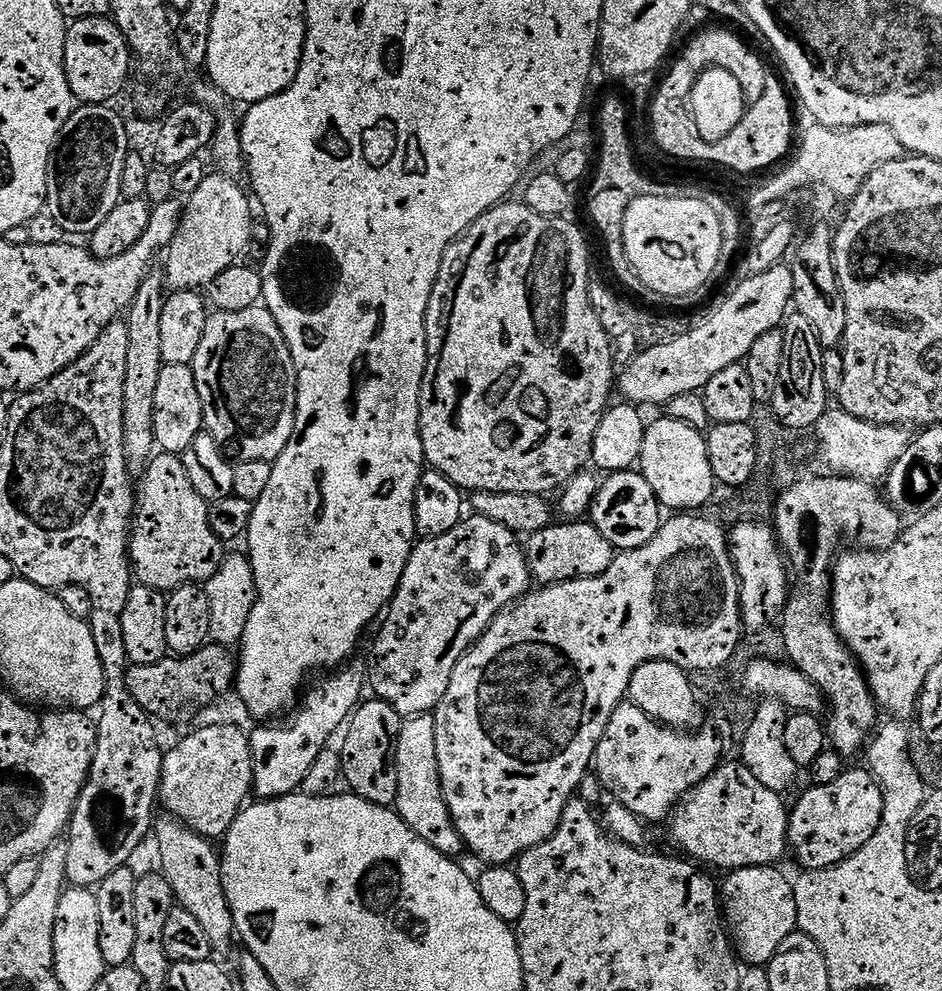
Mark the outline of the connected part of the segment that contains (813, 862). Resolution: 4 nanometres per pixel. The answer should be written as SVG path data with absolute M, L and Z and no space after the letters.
M867 767L852 768L829 784L812 788L791 809L788 843L804 870L827 870L862 850L882 822L883 792Z

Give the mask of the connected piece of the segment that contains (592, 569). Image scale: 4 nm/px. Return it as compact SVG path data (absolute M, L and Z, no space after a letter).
M560 522L529 535L526 540L528 569L537 585L561 584L567 580L581 580L600 576L612 564L614 549L591 522Z

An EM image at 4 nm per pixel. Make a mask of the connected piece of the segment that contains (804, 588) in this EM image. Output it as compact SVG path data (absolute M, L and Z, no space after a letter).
M796 580L784 607L783 624L787 659L798 671L806 674L814 686L818 686L827 707L832 707L832 717L826 720L827 739L831 747L836 747L844 756L854 755L860 747L863 749L869 743L878 724L878 709L864 678L864 669L836 633L831 612L824 616L824 584L802 584Z

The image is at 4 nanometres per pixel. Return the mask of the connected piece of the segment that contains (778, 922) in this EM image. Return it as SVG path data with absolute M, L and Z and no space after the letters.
M750 866L729 871L724 888L719 889L718 899L722 905L722 919L734 945L734 951L745 965L767 966L774 958L778 946L796 927L796 890L791 879L780 873L776 866L763 868Z

